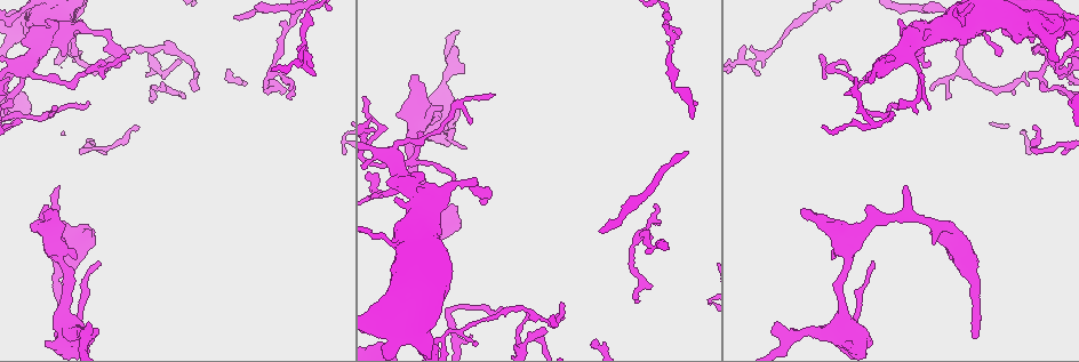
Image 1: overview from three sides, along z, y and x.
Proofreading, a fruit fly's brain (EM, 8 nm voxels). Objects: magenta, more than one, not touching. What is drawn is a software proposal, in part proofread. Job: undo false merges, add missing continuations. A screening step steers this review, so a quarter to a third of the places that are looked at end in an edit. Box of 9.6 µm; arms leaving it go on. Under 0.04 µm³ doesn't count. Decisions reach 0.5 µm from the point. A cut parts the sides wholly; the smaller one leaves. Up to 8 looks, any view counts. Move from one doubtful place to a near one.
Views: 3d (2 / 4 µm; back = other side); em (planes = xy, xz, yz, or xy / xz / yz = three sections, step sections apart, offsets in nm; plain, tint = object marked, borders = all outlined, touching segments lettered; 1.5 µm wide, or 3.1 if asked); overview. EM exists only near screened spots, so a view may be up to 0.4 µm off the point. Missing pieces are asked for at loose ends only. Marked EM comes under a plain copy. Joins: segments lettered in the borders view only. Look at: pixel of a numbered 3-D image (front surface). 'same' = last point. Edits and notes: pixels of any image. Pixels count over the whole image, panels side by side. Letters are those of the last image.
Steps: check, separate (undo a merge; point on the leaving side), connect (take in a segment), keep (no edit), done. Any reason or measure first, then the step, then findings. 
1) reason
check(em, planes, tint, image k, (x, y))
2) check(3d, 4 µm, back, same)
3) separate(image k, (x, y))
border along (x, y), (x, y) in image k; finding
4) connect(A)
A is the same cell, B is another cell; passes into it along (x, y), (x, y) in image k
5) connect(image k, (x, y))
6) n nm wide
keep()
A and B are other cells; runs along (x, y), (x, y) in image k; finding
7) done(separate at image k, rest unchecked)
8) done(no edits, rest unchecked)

thick turns thin
check(3d, 4 µm, image 1, (87, 66))

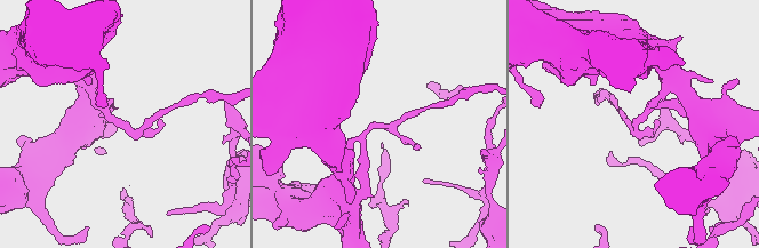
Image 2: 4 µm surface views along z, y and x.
need the tissue
check(em, xy, step 8, tint, image 2, (120, 126))

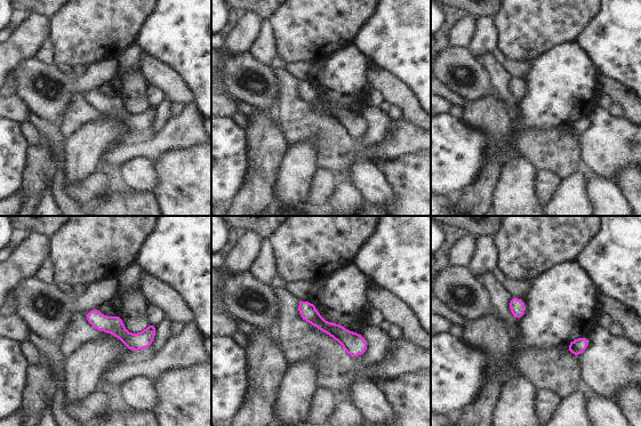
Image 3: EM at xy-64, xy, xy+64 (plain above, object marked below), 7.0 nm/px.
another direction
check(em, yz, step 8, borders, same)

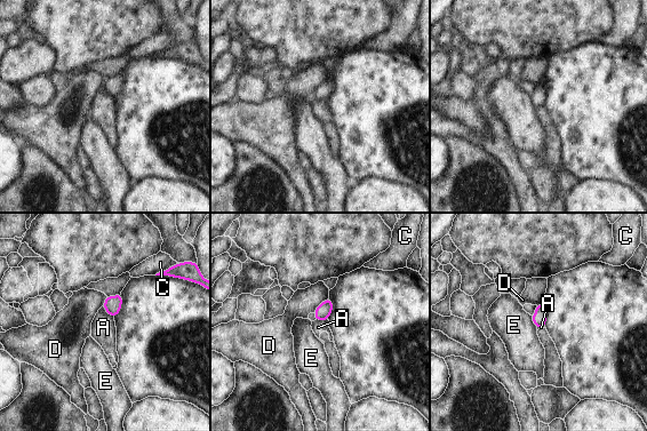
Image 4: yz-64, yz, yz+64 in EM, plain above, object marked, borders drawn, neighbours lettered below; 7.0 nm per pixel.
keep()
A, C, D and E are other cells; border along (102, 306), (113, 317) in image 4; one neuron here

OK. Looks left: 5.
branch stops here
check(3d, 4 µm, image 1, (973, 336))

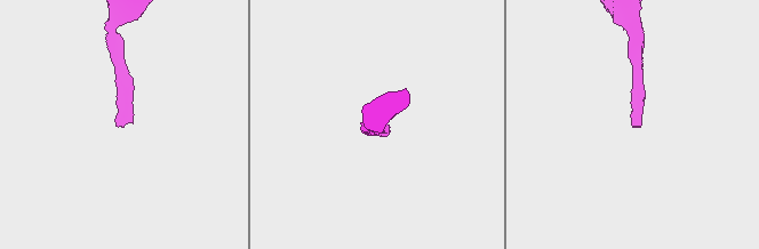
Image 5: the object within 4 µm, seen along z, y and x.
now the EM
check(em, planes, borders, image 5, (121, 126))

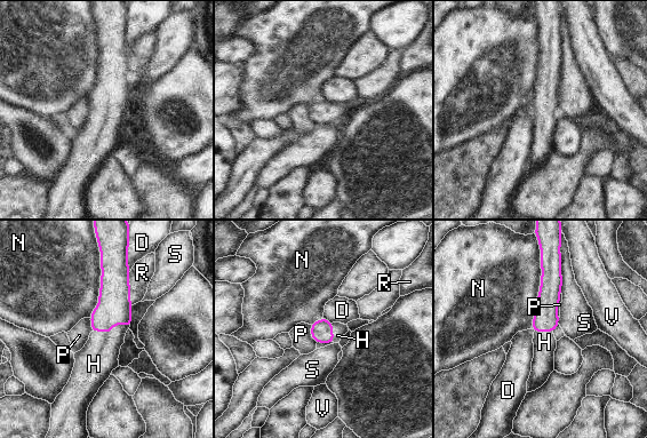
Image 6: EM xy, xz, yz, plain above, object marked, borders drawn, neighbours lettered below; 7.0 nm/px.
160 nm wide
connect(H)
H is the same cell, D, N, P, R, S and V are other cells; passes into it along (114, 307), (111, 329), (96, 360) in image 6; the neuron continues

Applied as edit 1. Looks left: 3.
check(overview)

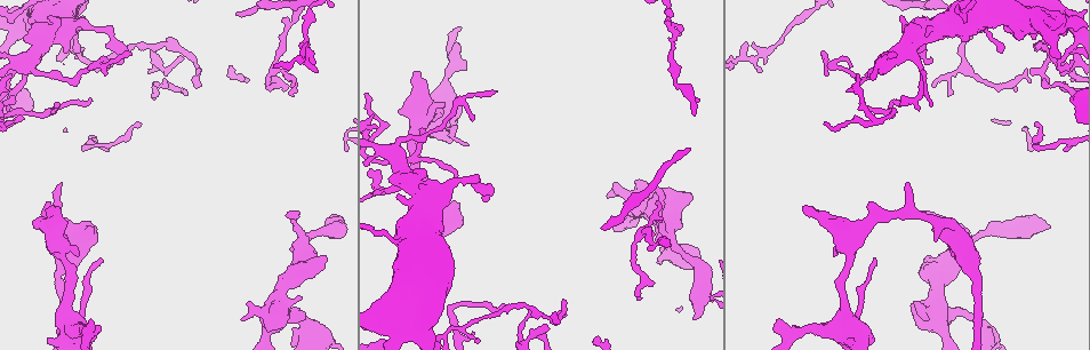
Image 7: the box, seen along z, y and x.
free end
check(em, planes, tint, image 7, (931, 62))

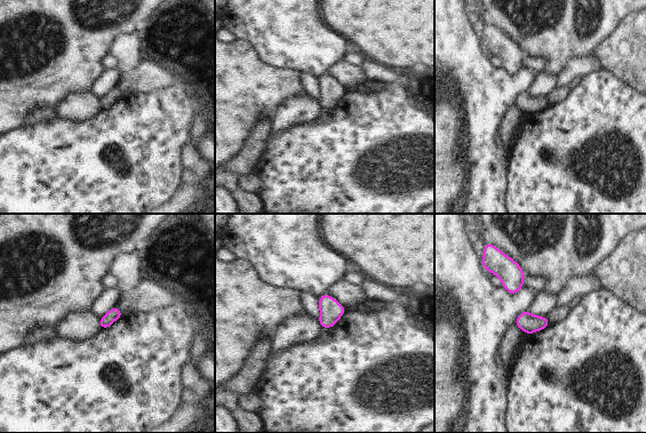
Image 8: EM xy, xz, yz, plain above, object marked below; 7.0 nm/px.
see the neighbours
check(em, planes, borders, same)

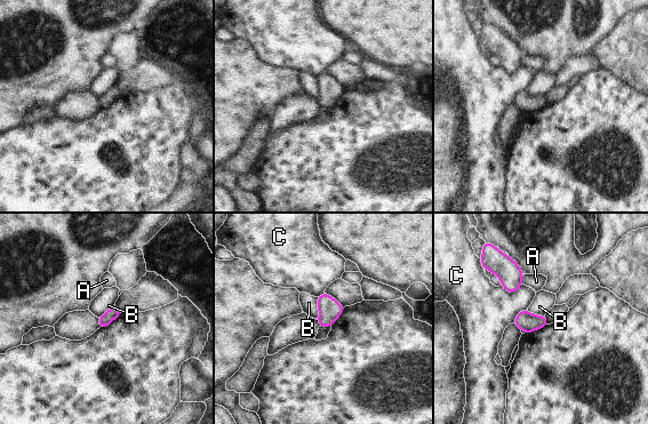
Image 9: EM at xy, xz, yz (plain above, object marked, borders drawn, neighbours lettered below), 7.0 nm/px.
C touches over 160 nm
keep()
A, B and C are other cells; none of them fits

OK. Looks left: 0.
done(connect at image 6, rest unchecked)

